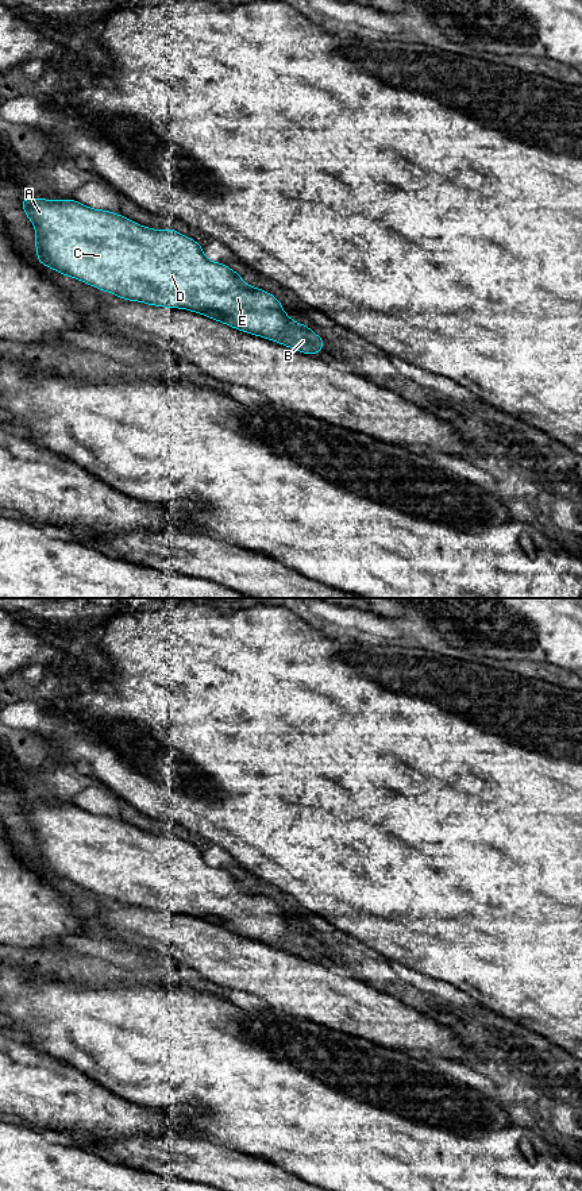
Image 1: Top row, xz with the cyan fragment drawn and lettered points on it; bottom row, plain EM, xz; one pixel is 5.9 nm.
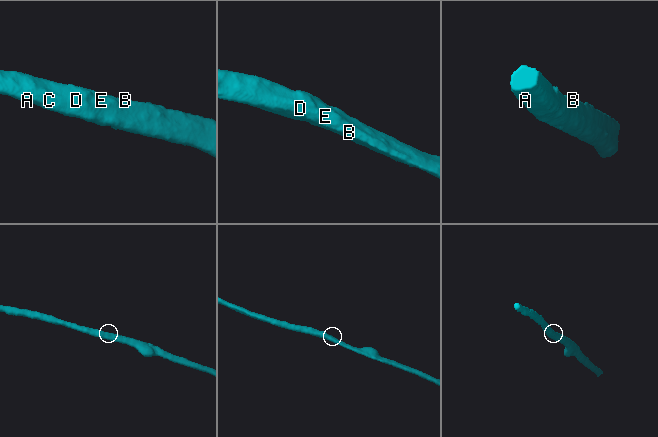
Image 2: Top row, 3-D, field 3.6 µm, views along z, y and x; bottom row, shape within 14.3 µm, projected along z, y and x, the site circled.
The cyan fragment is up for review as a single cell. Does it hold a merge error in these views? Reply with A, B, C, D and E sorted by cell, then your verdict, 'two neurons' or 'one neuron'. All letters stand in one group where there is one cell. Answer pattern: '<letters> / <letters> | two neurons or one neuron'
A B C D E | one neuron

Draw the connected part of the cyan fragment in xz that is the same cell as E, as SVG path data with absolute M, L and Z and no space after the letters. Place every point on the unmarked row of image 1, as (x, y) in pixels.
M22 803L22 813L35 832L36 866L63 880L123 905L197 917L298 957L315 960L324 951L323 943L284 917L274 899L244 889L238 876L209 866L203 851L174 835L147 833L76 805Z

